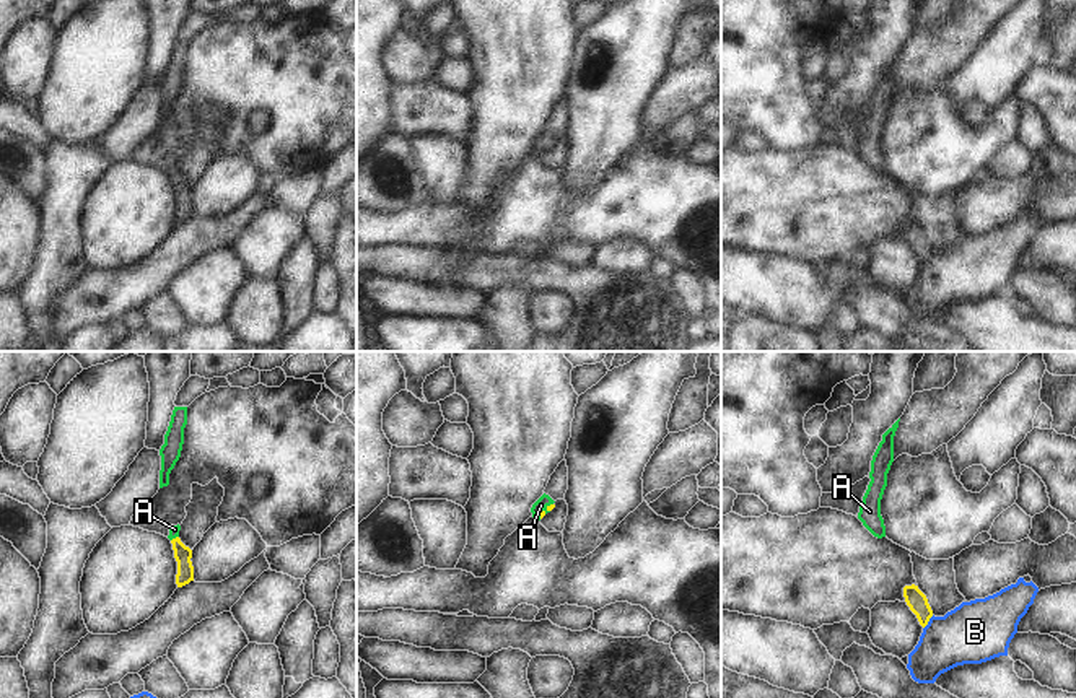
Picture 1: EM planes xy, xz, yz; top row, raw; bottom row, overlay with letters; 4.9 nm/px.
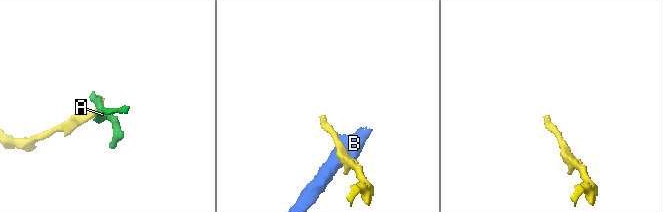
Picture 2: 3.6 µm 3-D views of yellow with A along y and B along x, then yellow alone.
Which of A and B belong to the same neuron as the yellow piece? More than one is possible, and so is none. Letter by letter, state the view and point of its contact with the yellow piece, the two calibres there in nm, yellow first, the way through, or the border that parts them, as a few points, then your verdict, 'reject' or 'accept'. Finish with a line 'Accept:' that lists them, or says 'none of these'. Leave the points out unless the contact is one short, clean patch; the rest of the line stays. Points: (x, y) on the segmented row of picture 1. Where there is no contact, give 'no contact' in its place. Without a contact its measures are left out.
A: xz (544, 511) | 30/70 nm | across xz (549, 508), (544, 511), (541, 505) | accept
B: yz (928, 620) | 100/300 nm | reject
Accept: A

